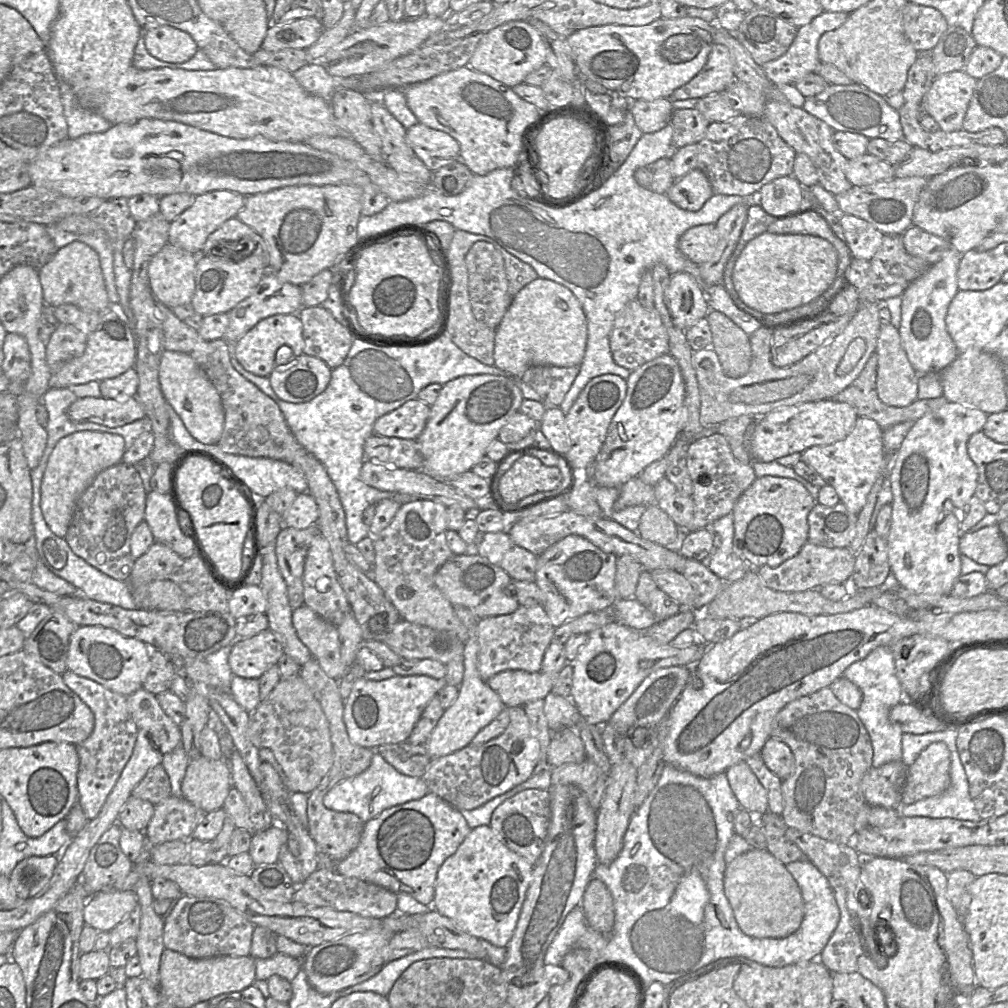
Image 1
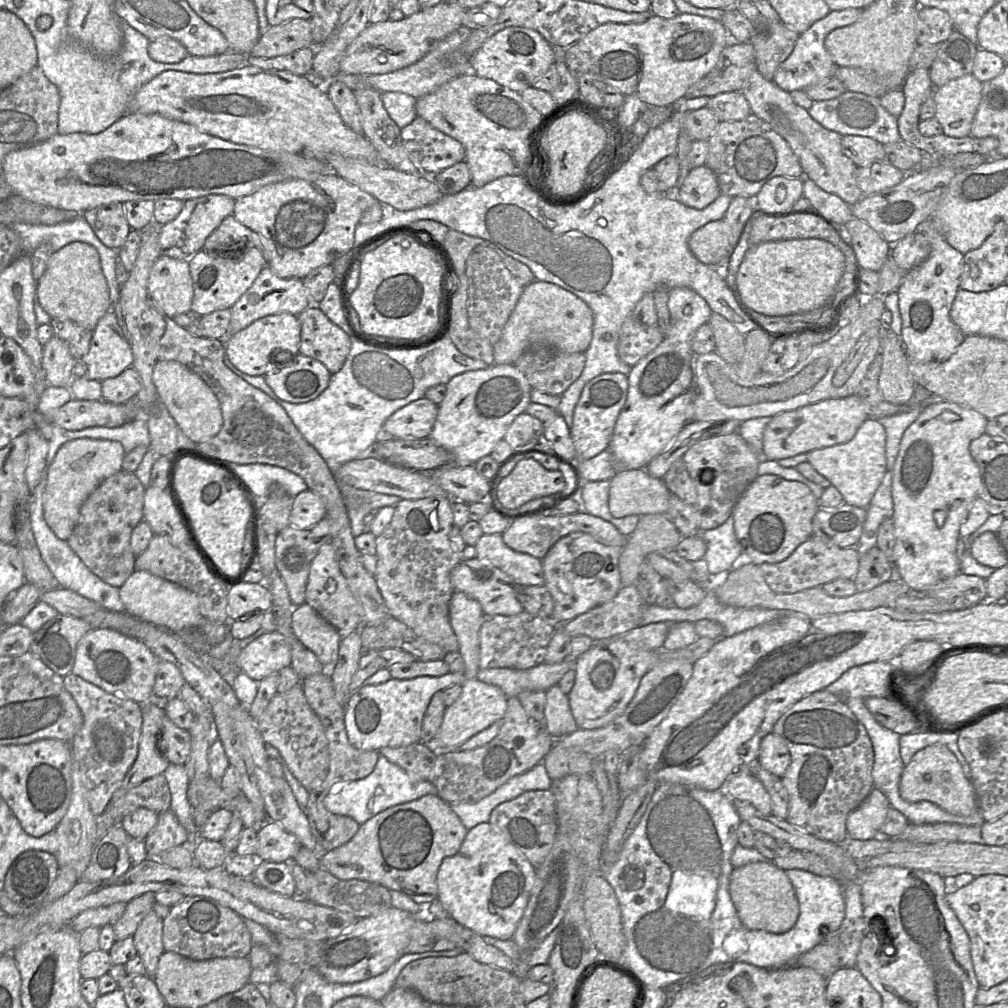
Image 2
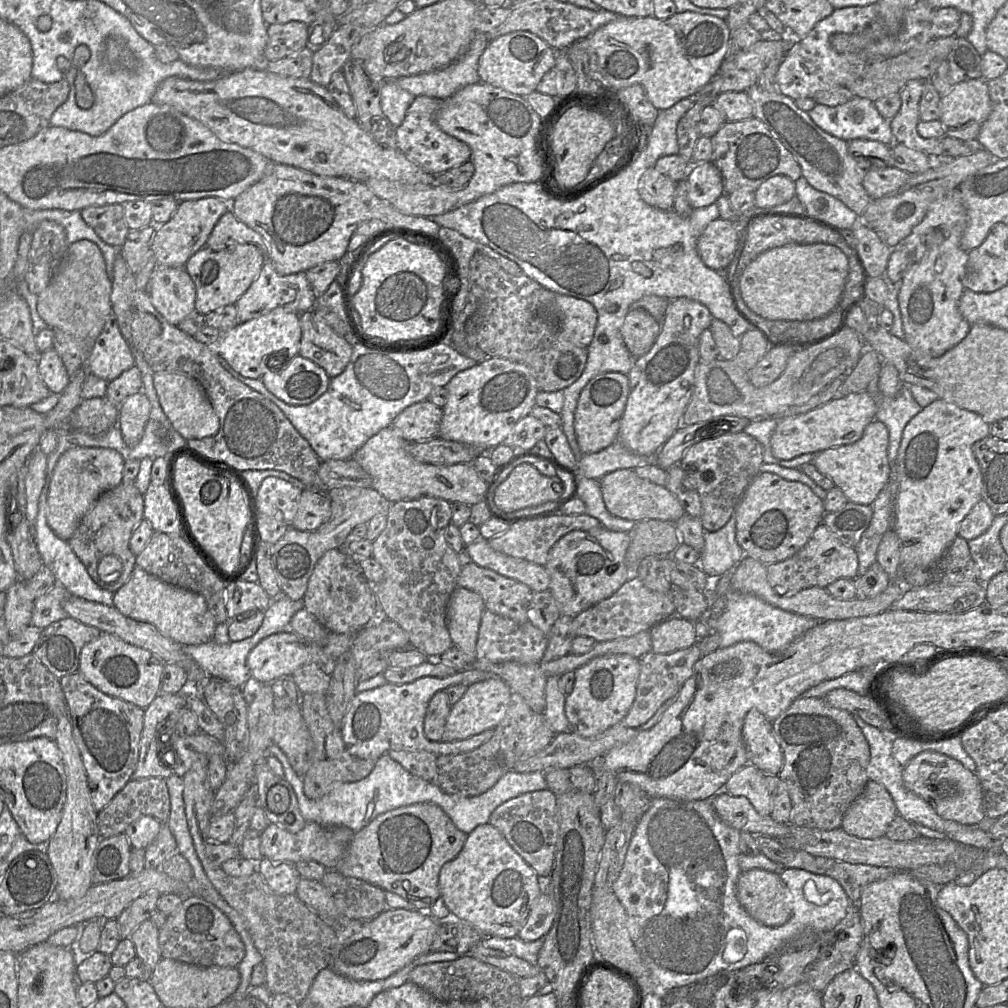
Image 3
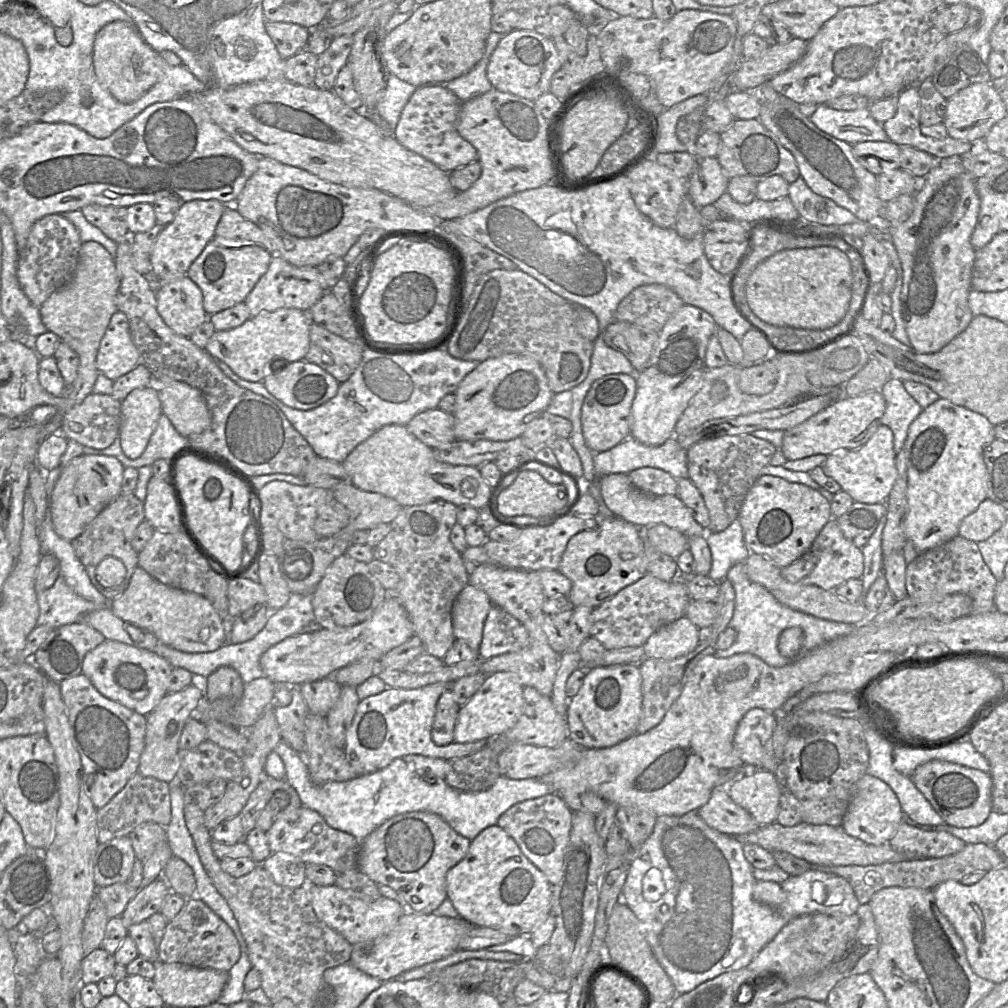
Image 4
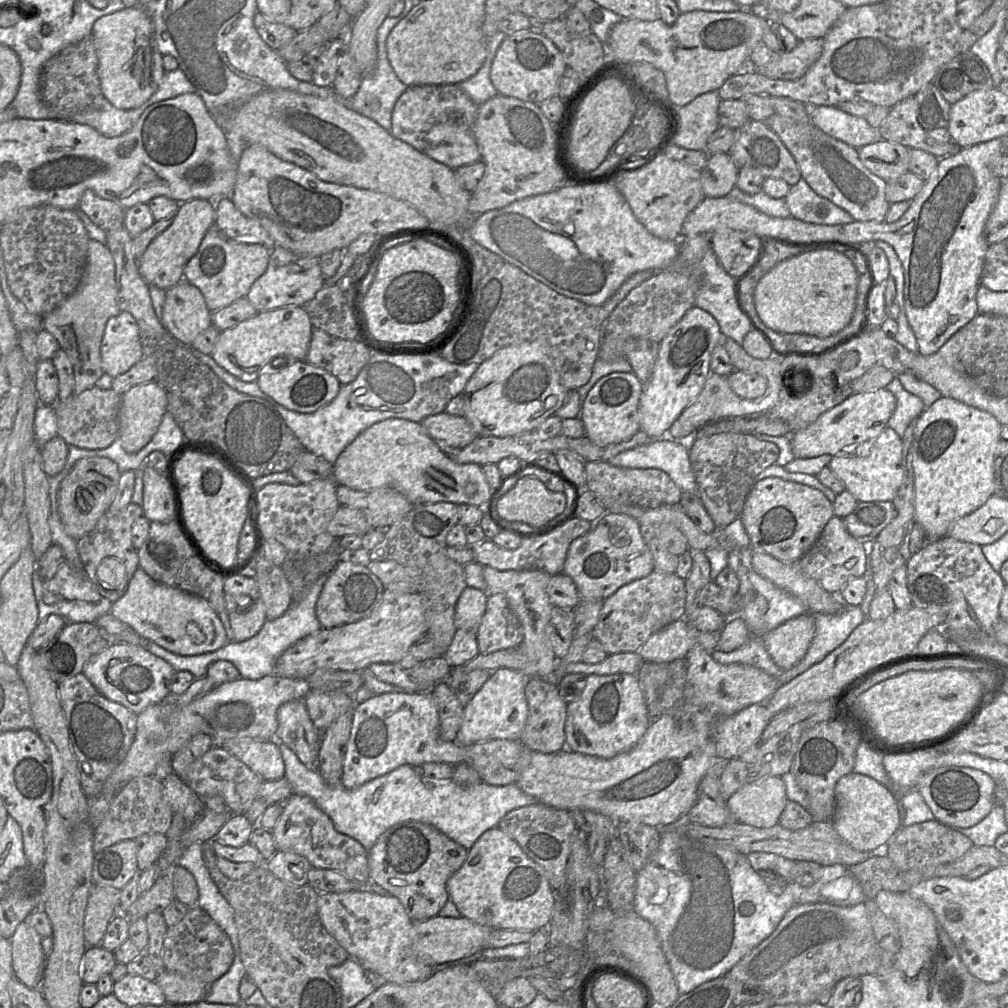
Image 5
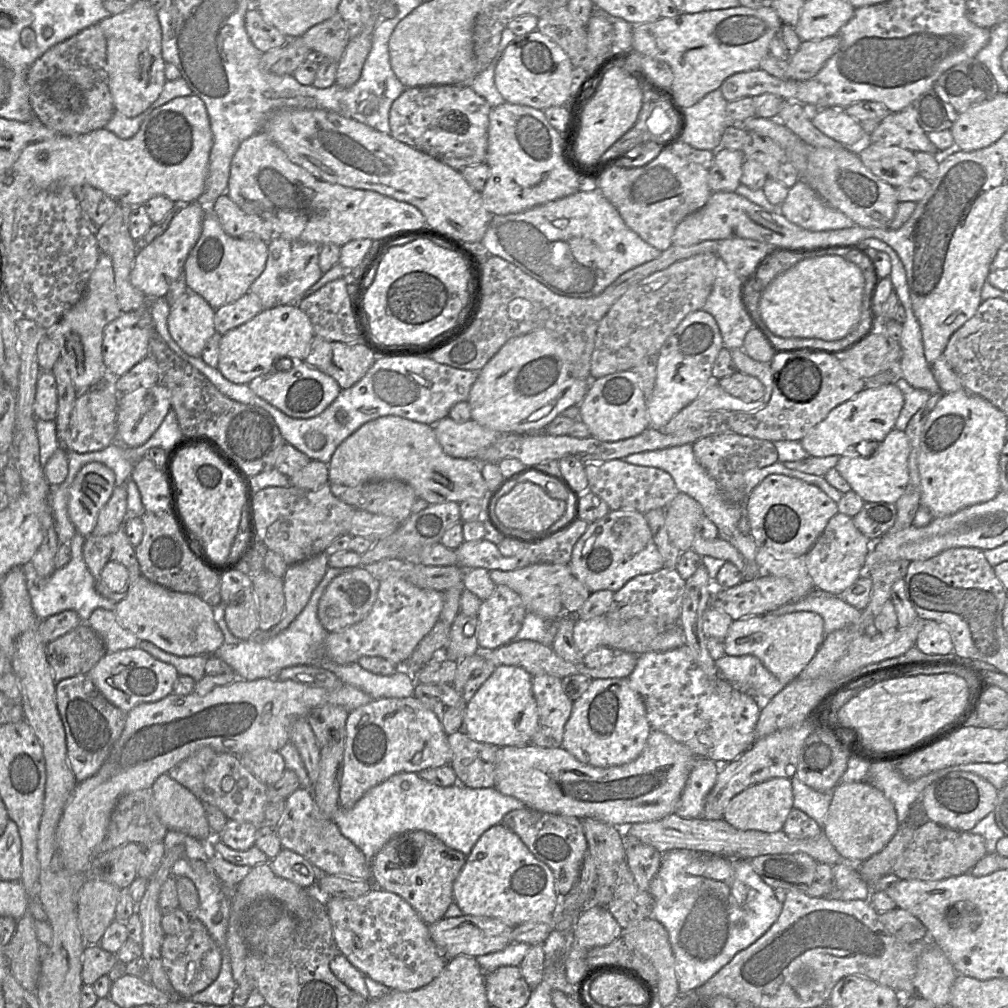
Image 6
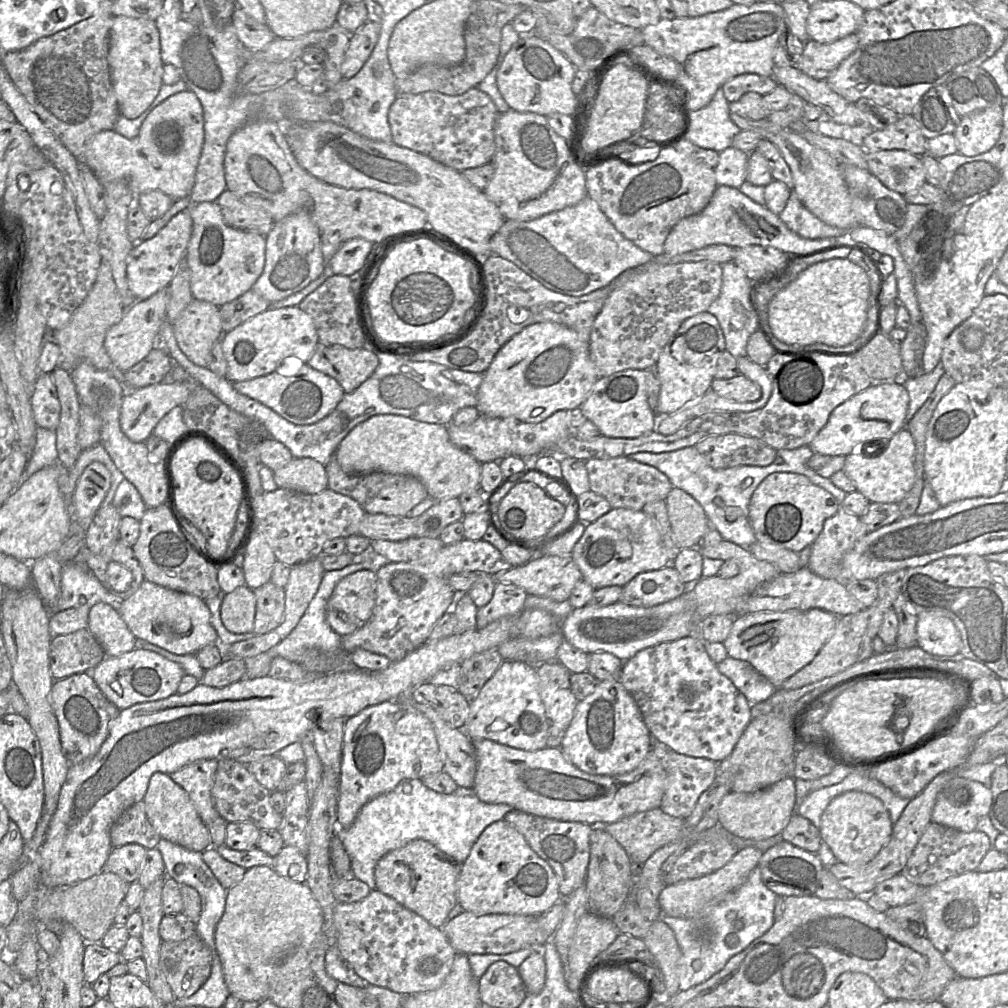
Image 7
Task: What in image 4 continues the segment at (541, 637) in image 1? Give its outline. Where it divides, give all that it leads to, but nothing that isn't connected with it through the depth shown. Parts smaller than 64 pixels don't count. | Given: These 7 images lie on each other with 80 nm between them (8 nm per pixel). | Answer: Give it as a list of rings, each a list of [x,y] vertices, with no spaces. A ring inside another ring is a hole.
[[[492,605],[484,622],[478,650],[479,658],[487,660],[509,652],[519,651],[529,644],[523,624],[504,609]]]

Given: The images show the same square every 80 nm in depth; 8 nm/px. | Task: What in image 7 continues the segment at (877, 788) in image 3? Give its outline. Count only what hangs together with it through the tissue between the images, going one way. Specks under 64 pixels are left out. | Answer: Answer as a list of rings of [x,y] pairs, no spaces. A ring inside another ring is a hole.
[[[849,791],[831,801],[822,814],[819,831],[837,862],[864,865],[888,843],[892,827],[889,813],[880,799],[868,793]]]

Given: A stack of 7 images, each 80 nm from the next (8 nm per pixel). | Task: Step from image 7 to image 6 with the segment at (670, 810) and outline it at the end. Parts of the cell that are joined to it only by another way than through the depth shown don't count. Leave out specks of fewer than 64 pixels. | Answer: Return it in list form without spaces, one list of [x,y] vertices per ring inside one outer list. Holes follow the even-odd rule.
[[[696,758],[674,814],[685,819],[702,818],[705,799],[714,787],[720,764]]]

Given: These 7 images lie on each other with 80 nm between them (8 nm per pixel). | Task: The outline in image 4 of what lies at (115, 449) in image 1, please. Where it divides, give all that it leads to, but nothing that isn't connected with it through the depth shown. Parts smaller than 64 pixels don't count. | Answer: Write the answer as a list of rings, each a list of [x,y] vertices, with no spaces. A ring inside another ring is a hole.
[[[80,455],[62,470],[51,497],[51,519],[56,533],[68,541],[77,538],[119,494],[124,466],[107,455]]]

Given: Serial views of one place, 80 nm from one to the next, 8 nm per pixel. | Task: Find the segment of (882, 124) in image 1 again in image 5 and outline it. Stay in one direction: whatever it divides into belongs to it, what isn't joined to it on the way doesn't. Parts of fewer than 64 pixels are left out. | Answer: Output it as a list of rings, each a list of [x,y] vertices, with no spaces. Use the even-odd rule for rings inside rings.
[[[819,106],[811,122],[820,130],[855,149],[883,140],[879,129],[873,128],[865,117],[848,114],[835,106]]]

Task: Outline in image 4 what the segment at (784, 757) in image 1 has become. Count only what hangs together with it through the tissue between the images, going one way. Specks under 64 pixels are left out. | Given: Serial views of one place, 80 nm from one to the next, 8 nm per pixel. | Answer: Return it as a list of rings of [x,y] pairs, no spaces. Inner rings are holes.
[[[752,708],[739,721],[734,734],[734,747],[746,766],[752,766],[757,769],[764,769],[774,773],[777,778],[781,773],[781,763],[774,755],[771,739],[773,730],[776,726],[777,714],[761,708]]]

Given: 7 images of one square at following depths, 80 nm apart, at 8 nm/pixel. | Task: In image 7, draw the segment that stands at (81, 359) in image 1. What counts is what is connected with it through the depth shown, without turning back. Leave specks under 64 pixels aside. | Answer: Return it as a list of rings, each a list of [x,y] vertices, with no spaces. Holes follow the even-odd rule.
[[[160,290],[146,300],[136,301],[127,308],[120,322],[111,326],[105,336],[104,347],[112,365],[126,372],[142,361],[155,348],[161,325],[166,320],[167,290]]]

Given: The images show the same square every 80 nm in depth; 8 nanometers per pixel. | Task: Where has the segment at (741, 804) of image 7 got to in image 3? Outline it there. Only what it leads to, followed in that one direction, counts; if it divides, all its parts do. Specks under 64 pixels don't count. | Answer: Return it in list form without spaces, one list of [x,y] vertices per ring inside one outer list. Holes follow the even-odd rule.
[[[748,764],[734,773],[725,785],[725,792],[735,797],[745,797],[763,816],[772,812],[772,798],[765,773]]]

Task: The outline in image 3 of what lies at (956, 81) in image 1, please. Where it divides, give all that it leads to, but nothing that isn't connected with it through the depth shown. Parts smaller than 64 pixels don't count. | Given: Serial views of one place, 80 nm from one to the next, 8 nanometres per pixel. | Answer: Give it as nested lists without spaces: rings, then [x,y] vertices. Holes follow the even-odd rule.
[[[970,79],[956,84],[947,94],[942,95],[939,104],[940,118],[945,134],[961,140],[977,138],[983,123],[991,111],[988,83],[984,79]]]

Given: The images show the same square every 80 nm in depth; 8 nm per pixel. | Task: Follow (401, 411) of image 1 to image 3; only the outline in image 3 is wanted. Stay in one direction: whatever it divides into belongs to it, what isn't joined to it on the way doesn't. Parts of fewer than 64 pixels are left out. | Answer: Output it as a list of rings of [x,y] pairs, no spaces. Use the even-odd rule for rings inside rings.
[[[429,399],[406,407],[394,419],[392,426],[408,442],[438,437],[442,408]]]

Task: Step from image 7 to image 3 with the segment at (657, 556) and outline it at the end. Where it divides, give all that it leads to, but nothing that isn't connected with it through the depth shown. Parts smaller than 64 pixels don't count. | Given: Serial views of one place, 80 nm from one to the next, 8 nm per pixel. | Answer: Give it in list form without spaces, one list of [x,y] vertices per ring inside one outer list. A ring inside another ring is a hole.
[[[600,525],[588,531],[571,531],[552,547],[544,567],[550,577],[549,590],[557,602],[561,616],[576,617],[612,596],[630,579],[625,564],[630,539],[630,533],[612,531]]]

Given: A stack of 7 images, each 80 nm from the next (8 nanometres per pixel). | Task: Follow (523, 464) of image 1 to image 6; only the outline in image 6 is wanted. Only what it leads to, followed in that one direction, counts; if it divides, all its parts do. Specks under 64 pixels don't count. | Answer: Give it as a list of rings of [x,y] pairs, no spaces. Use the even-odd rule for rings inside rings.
[[[526,478],[496,501],[494,516],[496,522],[505,531],[515,534],[521,534],[524,531],[539,532],[556,523],[562,517],[565,508],[566,500],[551,497],[541,485]]]

